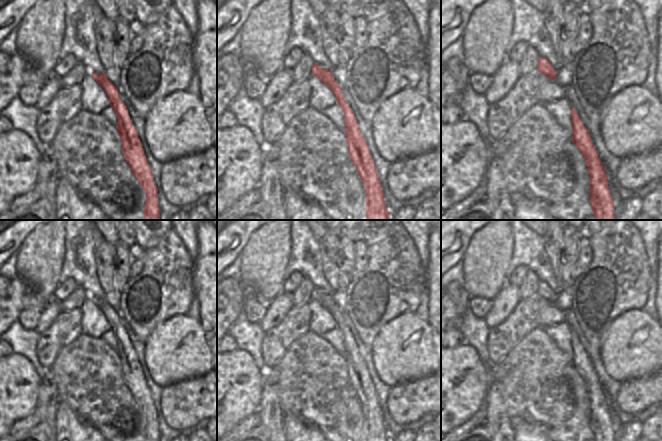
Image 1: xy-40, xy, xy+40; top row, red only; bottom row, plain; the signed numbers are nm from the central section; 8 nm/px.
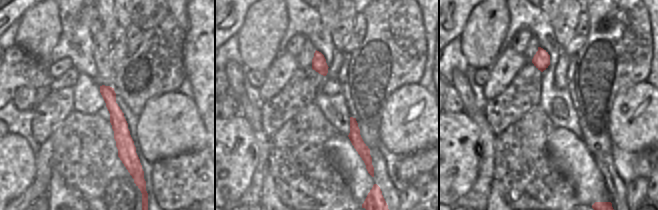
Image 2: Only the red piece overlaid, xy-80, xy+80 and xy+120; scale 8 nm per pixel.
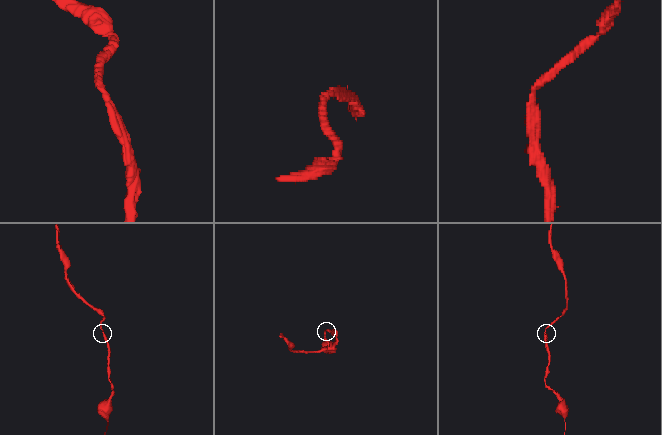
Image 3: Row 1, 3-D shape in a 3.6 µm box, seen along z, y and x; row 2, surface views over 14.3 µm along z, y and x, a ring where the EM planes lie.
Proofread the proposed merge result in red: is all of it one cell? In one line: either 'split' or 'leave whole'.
leave whole

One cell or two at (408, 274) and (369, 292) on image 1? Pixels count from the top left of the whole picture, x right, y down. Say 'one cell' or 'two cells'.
one cell

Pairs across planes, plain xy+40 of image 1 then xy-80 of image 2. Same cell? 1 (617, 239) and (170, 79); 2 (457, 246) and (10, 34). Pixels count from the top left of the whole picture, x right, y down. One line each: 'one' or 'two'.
1: one
2: two

